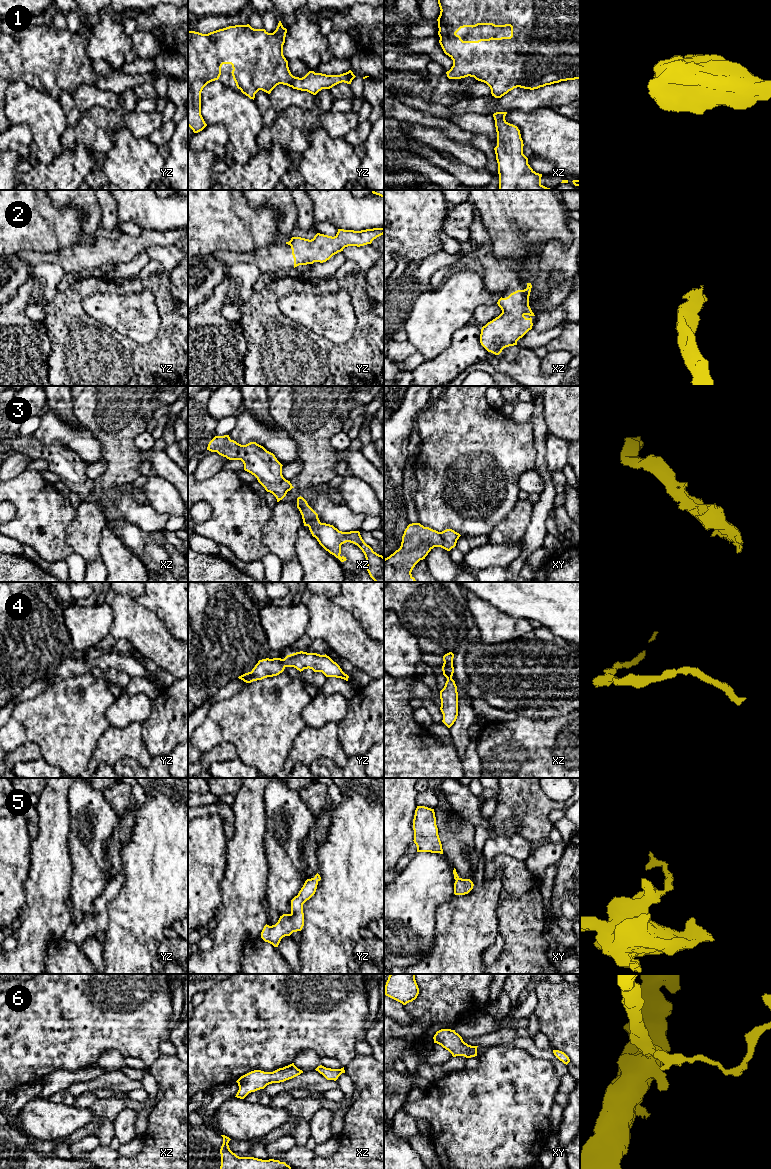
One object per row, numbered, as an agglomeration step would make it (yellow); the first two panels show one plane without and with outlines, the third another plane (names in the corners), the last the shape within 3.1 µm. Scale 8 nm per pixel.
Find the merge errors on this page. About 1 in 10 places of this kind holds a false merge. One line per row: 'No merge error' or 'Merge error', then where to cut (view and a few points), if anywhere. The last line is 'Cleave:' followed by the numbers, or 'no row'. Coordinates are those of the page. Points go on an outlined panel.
1: No merge error. No split
2: No merge error. No split
3: No merge error. No split
4: No merge error. No split
5: No merge error. No split
6: No merge error. No split
Cleave: no row

